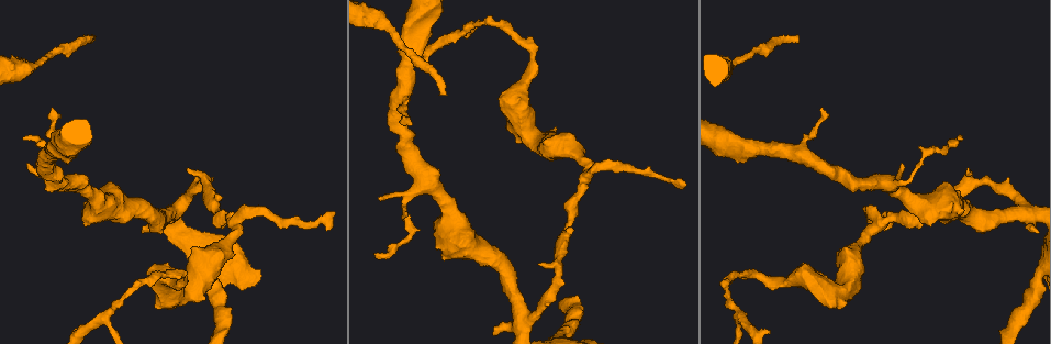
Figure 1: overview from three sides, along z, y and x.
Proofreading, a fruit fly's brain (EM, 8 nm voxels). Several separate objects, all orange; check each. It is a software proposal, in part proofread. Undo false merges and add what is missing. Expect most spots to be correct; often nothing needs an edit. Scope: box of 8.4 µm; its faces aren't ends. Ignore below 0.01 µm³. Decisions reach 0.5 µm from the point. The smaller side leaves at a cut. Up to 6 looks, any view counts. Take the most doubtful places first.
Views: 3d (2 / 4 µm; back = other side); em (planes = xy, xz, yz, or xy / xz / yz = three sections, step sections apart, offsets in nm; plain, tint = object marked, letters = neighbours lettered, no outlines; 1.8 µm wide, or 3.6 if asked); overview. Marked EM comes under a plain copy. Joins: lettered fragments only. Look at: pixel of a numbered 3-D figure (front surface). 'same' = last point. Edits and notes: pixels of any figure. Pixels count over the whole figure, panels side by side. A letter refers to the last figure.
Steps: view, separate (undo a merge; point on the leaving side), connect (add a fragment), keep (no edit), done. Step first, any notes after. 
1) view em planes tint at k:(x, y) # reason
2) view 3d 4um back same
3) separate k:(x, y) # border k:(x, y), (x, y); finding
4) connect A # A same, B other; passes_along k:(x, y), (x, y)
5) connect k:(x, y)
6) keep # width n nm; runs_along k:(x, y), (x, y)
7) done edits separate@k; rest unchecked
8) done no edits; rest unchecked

view em planes letters at 1:(797, 36) # long arm stops here

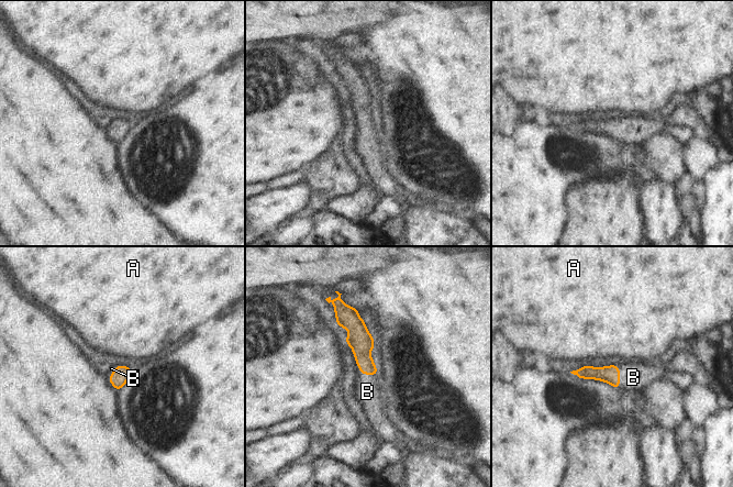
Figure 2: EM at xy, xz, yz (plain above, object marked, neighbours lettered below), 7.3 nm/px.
connect 2:(367, 391) # width 130 nm; longest_contact B 200 nm; A other, B same; the neuron continues

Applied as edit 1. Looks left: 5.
view em planes tint at 1:(1019, 213) # four or more arms meet

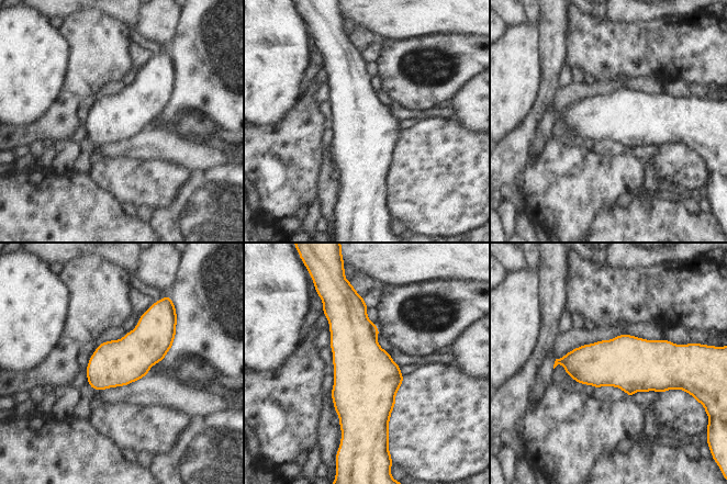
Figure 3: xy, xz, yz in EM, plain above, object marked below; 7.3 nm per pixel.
view em planes letters same # what lies round it

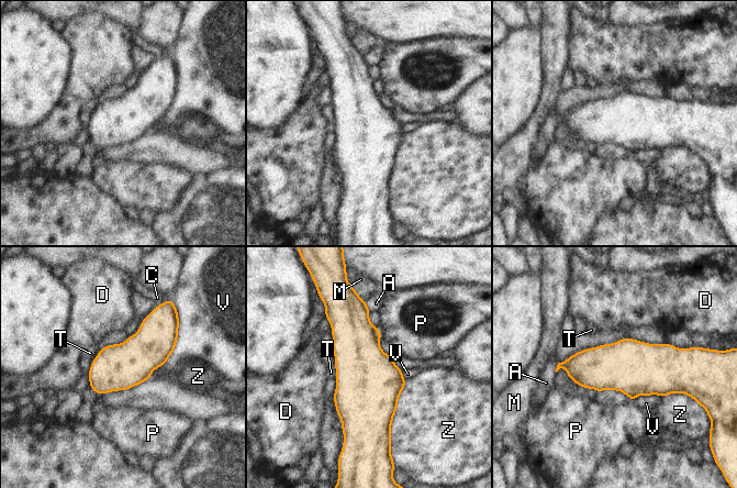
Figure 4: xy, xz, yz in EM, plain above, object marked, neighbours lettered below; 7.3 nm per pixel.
keep # A other, C other, D other, M other, P other, T other, V other, Z other; border 4:(179, 318), (176, 346), (162, 366); all the same neuron

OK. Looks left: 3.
view em planes letters at 1:(827, 115) # tapers out

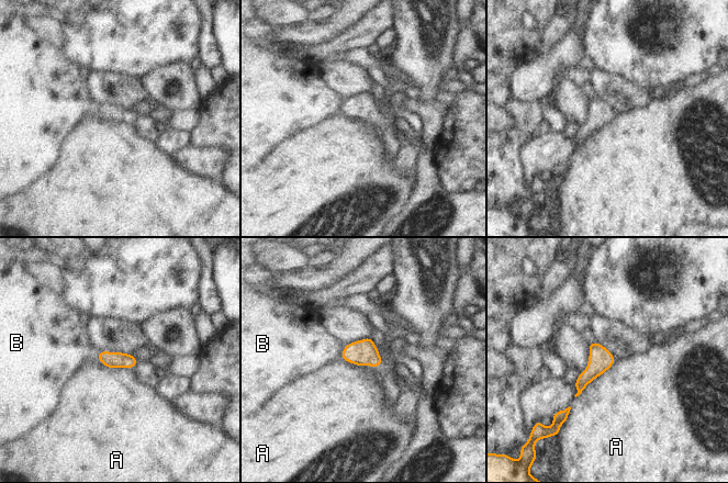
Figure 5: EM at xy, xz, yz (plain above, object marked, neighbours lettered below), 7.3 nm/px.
keep # width 110 nm; A other, B other; none of them fits

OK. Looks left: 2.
done edits connect@2; rest unchecked

